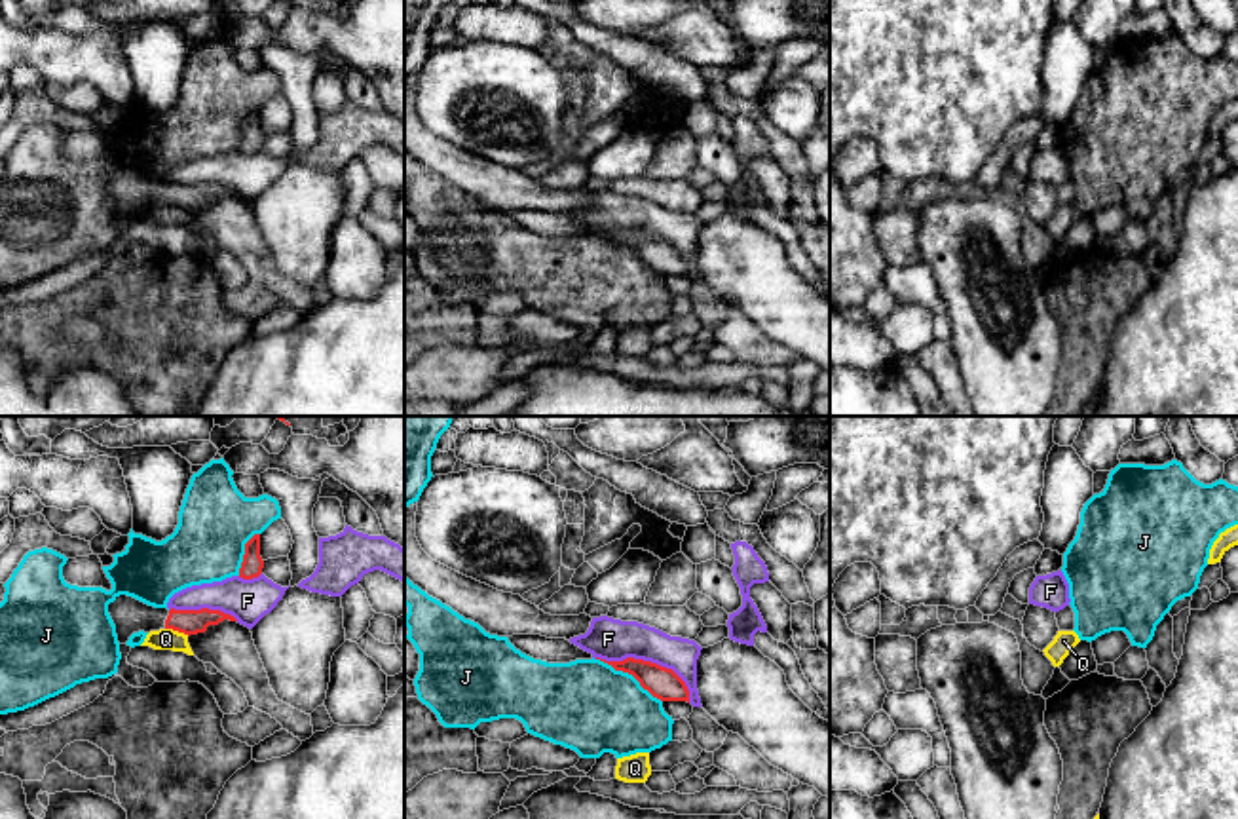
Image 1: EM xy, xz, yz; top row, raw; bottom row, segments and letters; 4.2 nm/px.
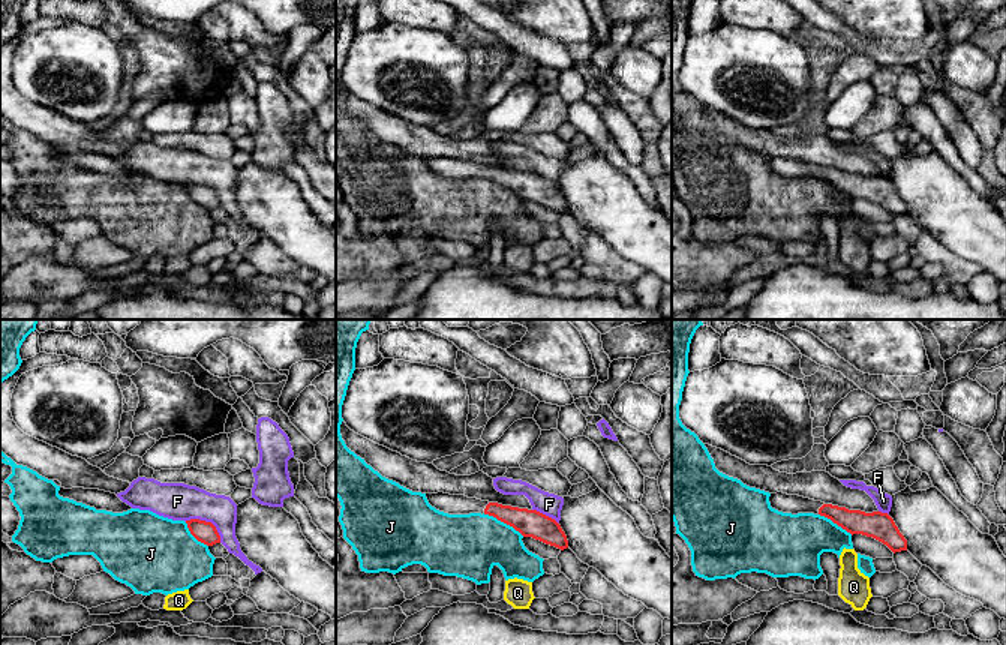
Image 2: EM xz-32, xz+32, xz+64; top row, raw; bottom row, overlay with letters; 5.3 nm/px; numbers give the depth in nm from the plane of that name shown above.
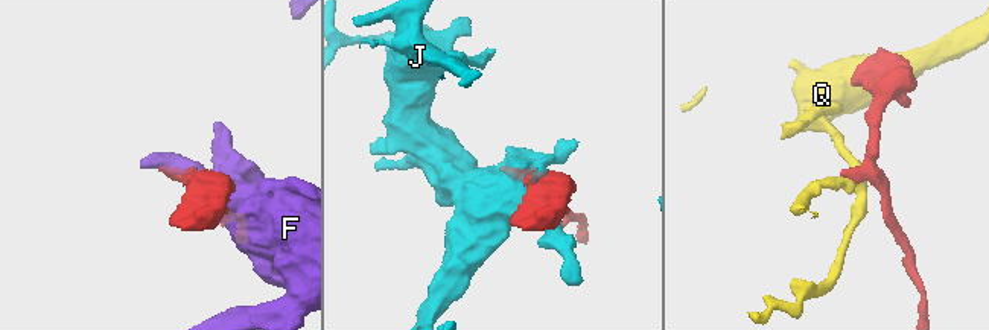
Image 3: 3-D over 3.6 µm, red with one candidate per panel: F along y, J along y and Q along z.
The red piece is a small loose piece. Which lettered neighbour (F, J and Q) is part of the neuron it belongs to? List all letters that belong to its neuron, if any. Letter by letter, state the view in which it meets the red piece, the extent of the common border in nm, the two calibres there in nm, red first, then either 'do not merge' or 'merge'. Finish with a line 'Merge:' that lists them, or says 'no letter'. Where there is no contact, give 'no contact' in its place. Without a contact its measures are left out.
F: meets red in xz; contact 440 nm long; 140 nm thick on the red side, 180 nm on the other; do not merge
J: meets red in xz; contact 340 nm long; 140 nm thick on the red side, 380 nm on the other; do not merge
Q: meets red in xy; contact 110 nm long; 110 nm thick on the red side, 100 nm on the other; do not merge
Merge: no letter

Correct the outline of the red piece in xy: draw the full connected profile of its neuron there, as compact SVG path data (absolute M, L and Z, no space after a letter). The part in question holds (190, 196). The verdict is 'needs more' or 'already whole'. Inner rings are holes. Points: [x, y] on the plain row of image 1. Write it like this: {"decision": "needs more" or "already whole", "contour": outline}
{"decision": "needs more", "contour": "M127 169L116 171L116 175L108 179L108 188L116 200L120 219L125 219L129 211L139 205L173 203L190 211L205 207L209 200L218 200L224 194L237 196L220 184L154 182Z"}

